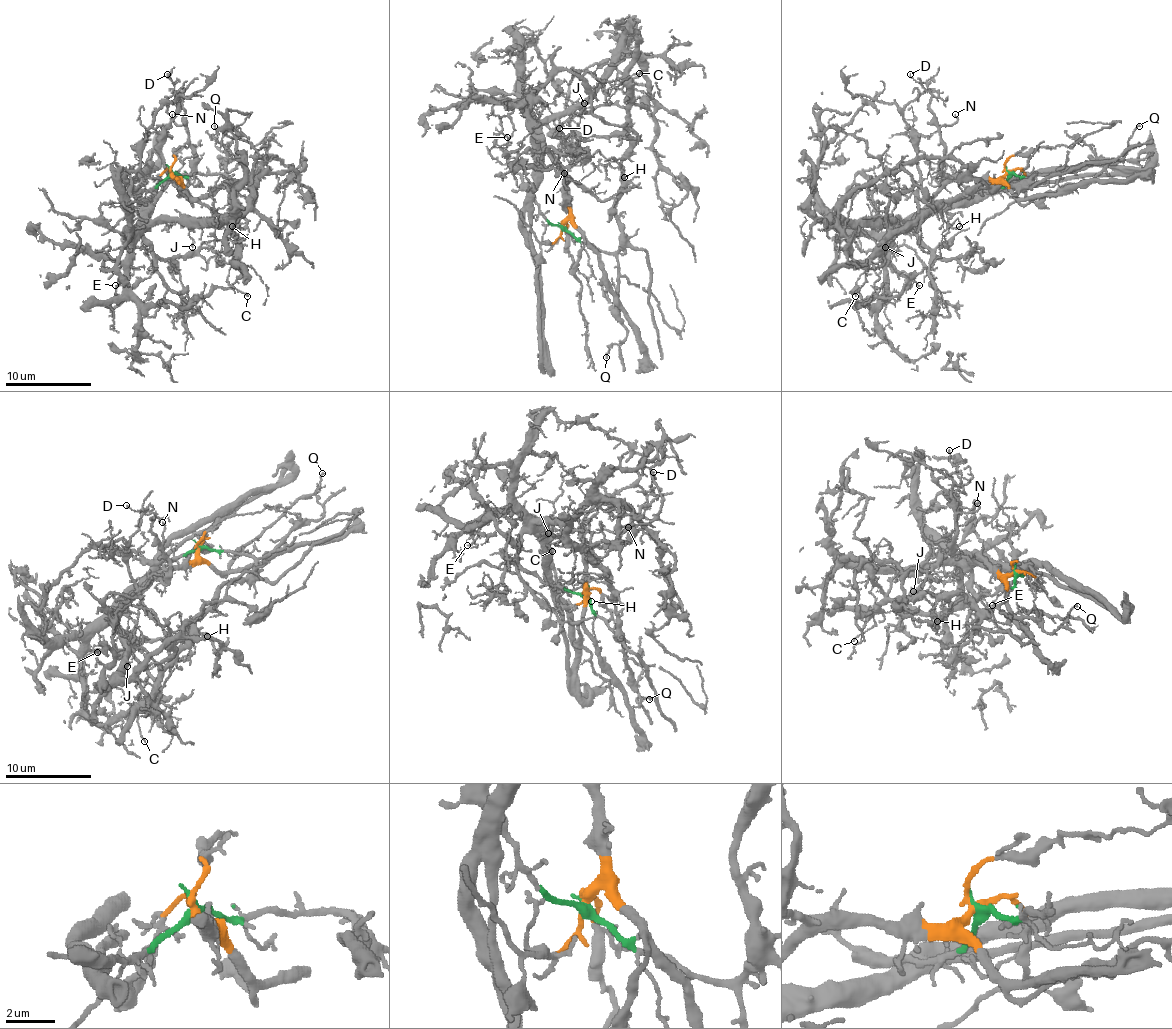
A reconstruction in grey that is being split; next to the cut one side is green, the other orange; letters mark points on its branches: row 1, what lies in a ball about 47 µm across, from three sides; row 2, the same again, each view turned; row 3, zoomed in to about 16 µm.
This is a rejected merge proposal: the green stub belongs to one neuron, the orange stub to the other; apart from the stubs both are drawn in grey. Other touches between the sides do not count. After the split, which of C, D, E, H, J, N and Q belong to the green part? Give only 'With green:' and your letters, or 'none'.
With green: C, D, H, Q

